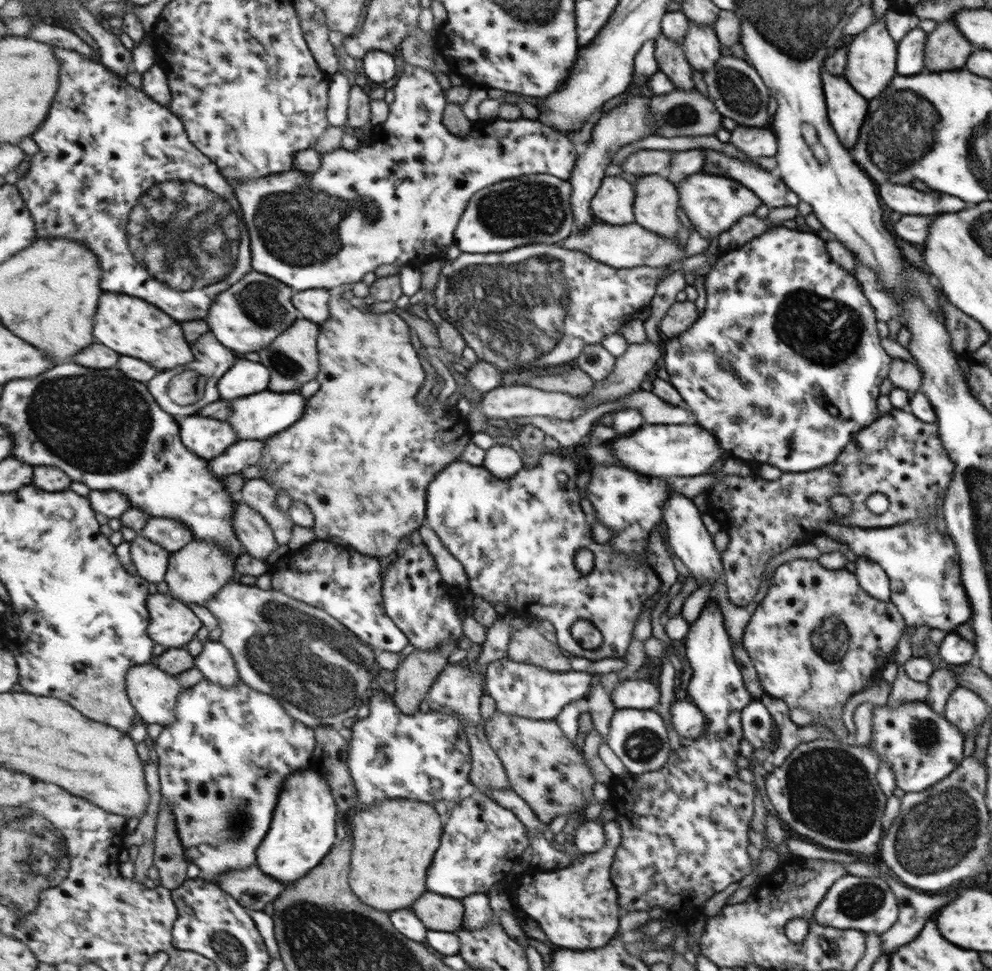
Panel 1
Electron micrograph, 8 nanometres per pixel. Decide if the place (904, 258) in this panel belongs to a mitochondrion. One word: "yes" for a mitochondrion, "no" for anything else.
no

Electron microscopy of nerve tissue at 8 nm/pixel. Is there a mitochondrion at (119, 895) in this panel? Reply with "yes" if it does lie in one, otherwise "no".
no

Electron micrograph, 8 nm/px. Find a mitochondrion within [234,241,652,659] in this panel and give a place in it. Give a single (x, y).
(514, 320)

